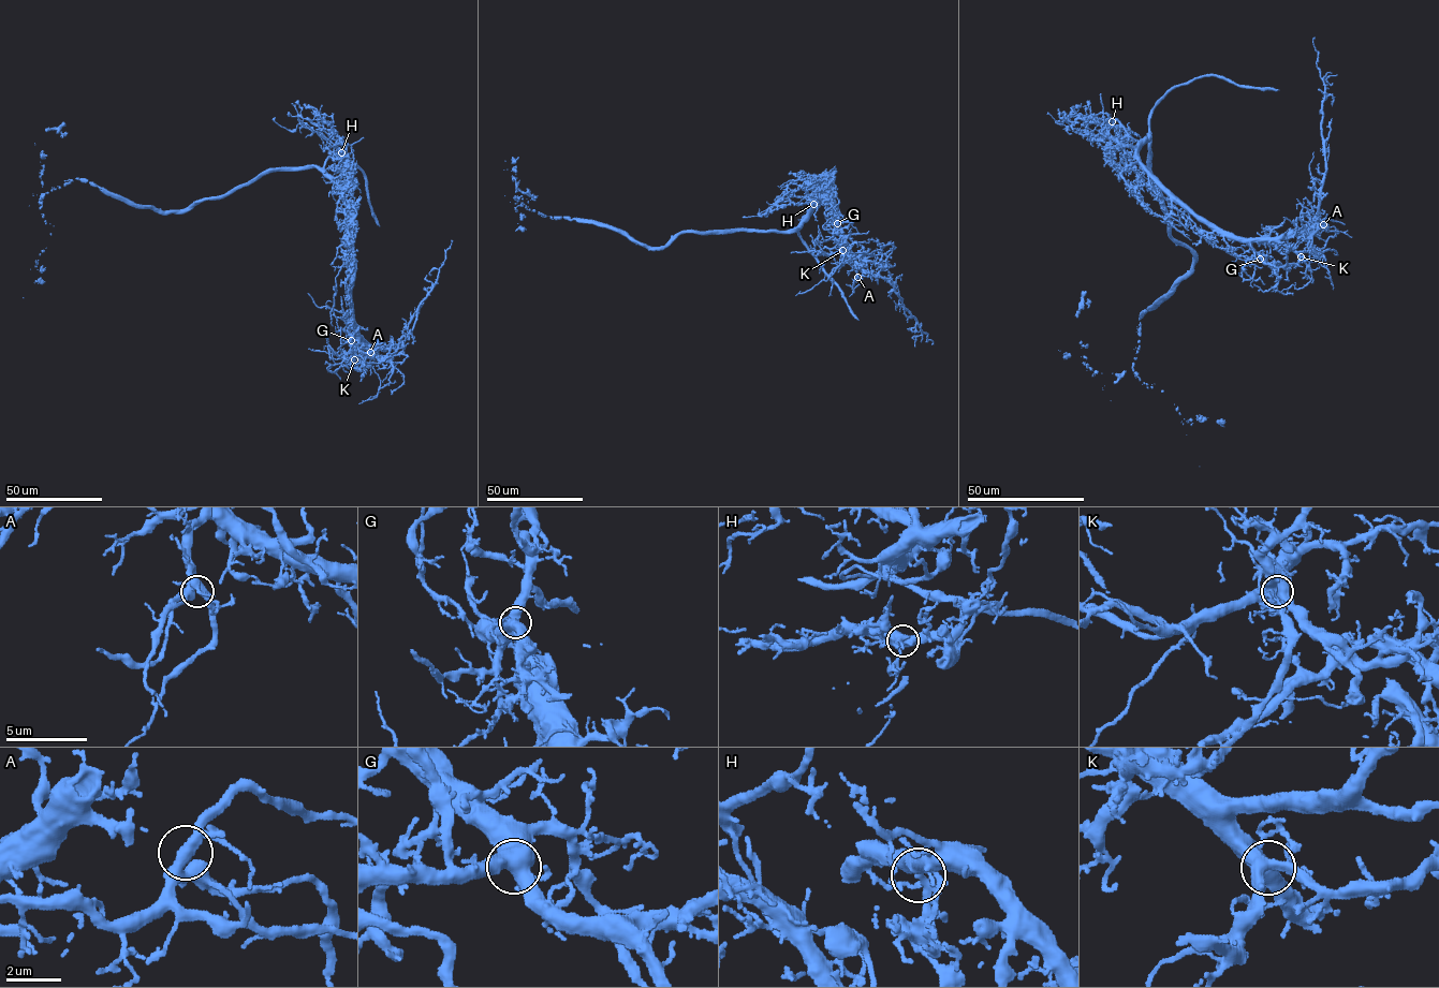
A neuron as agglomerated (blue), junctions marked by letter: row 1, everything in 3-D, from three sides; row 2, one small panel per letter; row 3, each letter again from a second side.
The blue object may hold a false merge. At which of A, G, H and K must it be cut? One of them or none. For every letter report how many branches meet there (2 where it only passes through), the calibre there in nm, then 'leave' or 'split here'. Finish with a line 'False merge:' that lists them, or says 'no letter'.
A: branches 3; calibre 340 nm; leave
G: branches 4; calibre 500 nm; leave
H: branches 5; calibre 400 nm; split here
K: branches 5; calibre 420 nm; leave
False merge: H

